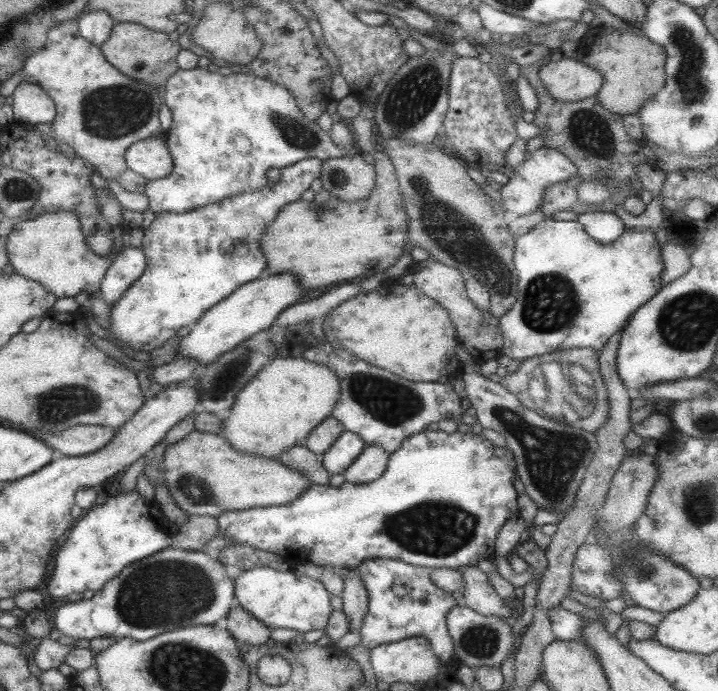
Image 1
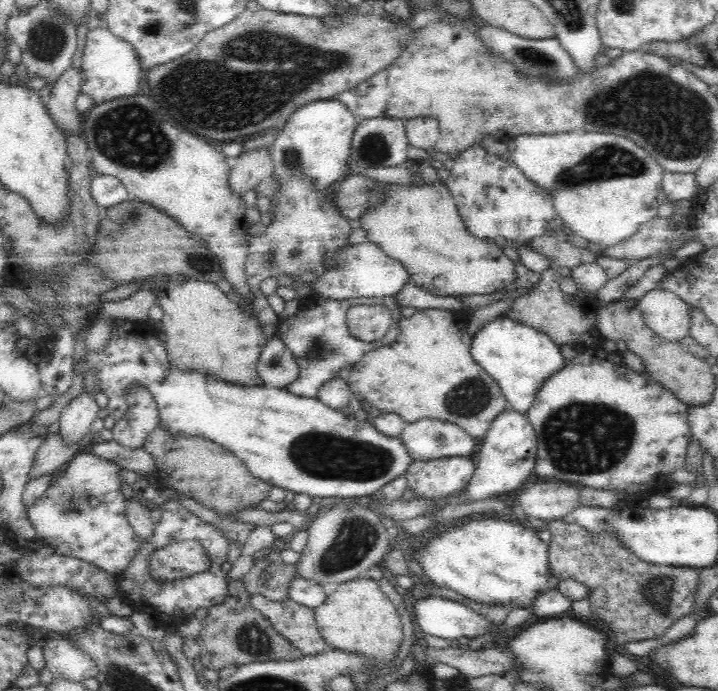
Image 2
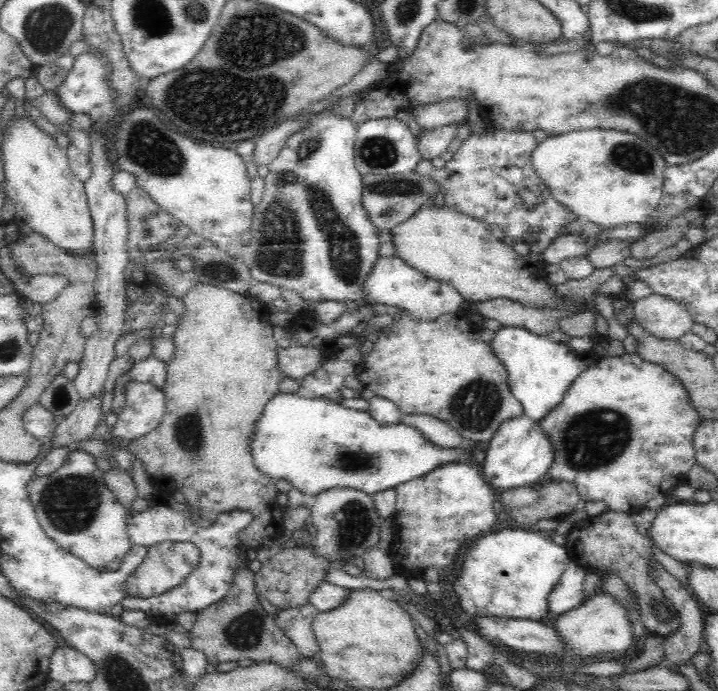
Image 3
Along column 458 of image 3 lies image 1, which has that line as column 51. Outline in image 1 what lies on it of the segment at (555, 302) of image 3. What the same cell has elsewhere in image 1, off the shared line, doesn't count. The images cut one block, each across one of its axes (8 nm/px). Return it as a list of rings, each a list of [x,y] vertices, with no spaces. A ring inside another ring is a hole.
[[[61,209],[15,224],[7,241],[8,260],[15,273],[39,282],[57,300],[74,297],[80,292],[92,294],[100,291],[108,267],[123,248],[114,246],[108,256],[96,254],[86,242],[75,211]]]

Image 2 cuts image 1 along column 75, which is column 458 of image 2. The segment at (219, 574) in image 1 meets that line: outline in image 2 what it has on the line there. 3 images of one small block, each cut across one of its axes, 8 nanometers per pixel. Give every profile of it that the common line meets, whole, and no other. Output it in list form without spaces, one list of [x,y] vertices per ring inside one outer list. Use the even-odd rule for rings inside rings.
[[[426,597],[416,600],[414,621],[424,635],[453,641],[459,637],[469,639],[492,633],[498,624],[477,614],[470,607],[448,598]]]

